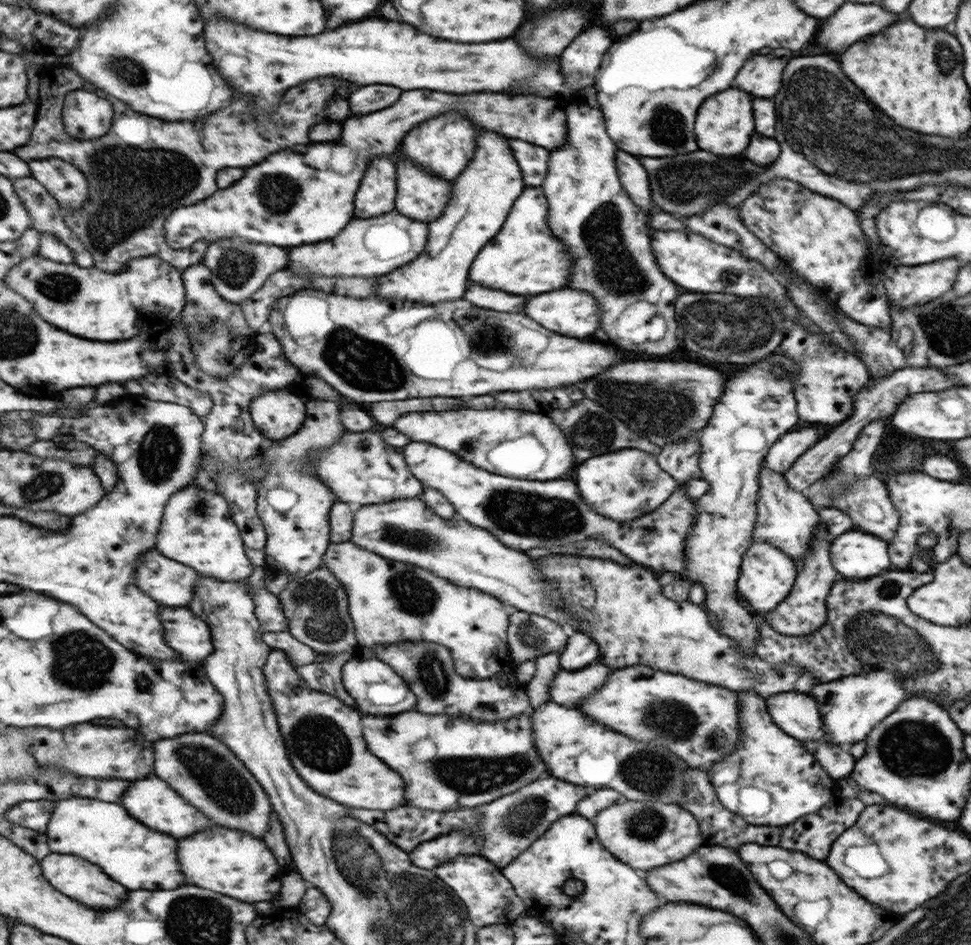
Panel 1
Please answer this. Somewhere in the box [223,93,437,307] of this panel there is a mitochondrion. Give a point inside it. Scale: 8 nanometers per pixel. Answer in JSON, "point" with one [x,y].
{"point":[278,193]}

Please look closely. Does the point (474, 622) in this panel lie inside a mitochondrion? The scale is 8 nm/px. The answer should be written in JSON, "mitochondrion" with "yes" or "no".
{"mitochondrion":"no"}

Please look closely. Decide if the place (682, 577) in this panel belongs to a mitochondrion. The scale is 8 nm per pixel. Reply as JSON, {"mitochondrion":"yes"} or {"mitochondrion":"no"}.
{"mitochondrion":"no"}

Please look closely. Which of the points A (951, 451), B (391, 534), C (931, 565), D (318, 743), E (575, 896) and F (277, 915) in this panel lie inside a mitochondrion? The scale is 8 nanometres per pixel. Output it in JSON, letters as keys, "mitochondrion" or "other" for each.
{"A":"other","B":"mitochondrion","C":"other","D":"mitochondrion","E":"other","F":"other"}

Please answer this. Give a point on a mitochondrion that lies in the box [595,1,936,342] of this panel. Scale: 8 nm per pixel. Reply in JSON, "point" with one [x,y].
{"point":[811,93]}

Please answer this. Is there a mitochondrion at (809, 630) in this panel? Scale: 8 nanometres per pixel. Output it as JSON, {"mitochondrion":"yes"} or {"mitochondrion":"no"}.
{"mitochondrion":"no"}

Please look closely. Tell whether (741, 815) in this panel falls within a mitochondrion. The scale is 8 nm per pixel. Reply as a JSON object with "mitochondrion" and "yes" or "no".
{"mitochondrion":"no"}

